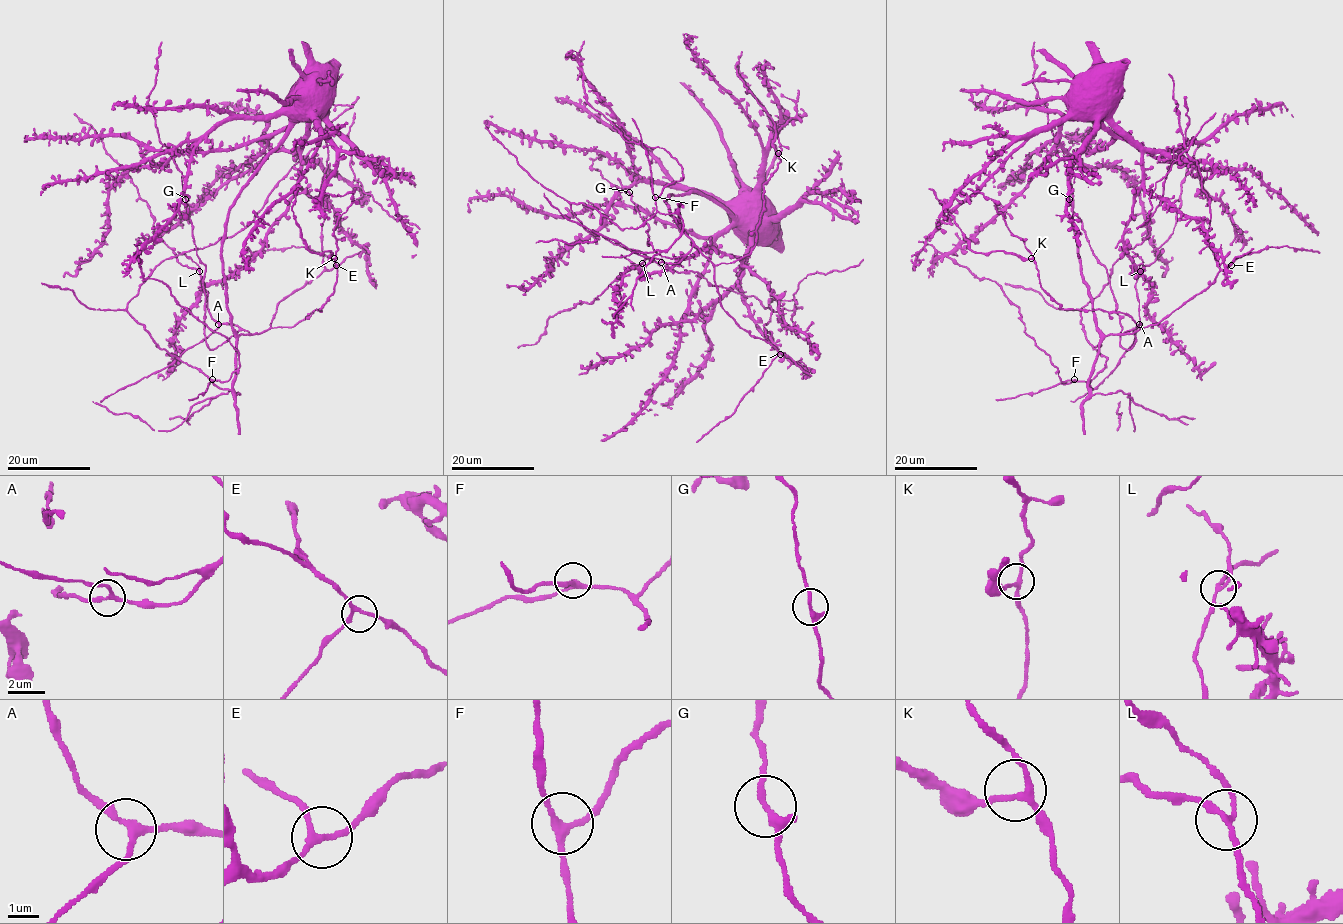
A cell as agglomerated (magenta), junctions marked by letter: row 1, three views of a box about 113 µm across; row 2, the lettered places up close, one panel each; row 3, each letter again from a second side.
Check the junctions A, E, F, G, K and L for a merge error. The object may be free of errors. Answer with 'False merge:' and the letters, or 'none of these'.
False merge: L

